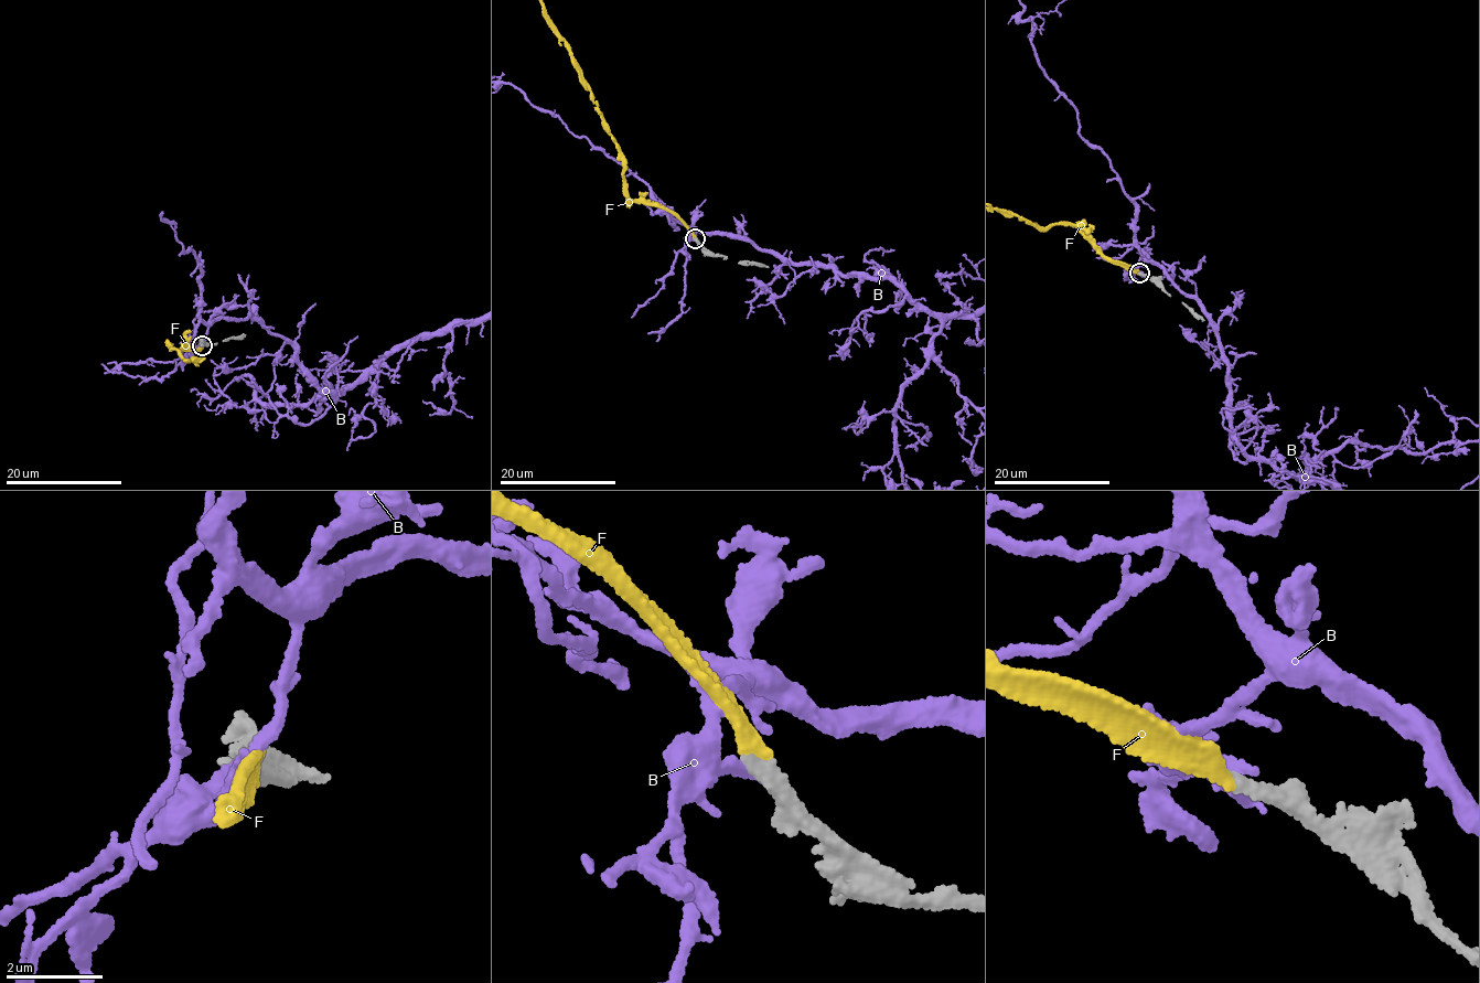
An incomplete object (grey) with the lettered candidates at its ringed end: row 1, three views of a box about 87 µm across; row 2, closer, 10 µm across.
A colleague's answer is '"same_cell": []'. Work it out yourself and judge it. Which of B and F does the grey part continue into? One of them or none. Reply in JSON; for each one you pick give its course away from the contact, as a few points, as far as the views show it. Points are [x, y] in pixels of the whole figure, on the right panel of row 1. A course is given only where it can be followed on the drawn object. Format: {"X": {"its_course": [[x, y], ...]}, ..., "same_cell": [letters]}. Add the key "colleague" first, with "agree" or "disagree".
{"colleague": "disagree", "same_cell": ["F"]}

